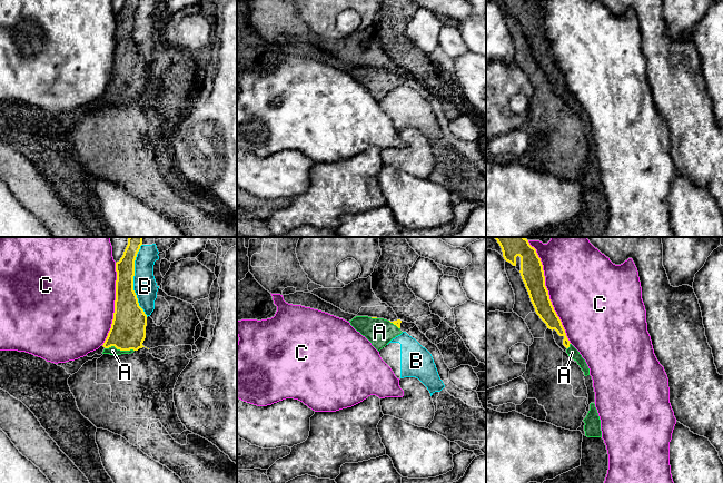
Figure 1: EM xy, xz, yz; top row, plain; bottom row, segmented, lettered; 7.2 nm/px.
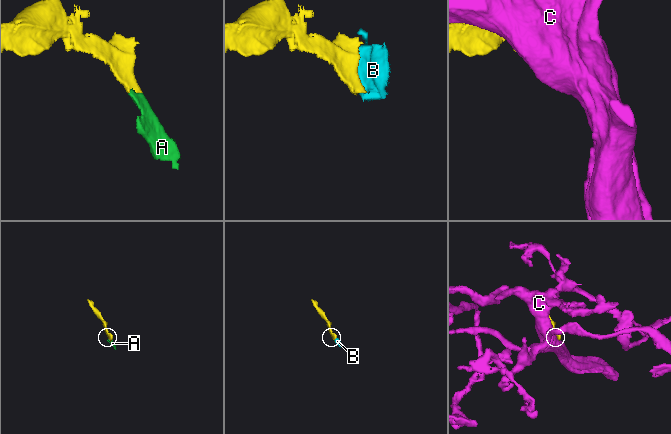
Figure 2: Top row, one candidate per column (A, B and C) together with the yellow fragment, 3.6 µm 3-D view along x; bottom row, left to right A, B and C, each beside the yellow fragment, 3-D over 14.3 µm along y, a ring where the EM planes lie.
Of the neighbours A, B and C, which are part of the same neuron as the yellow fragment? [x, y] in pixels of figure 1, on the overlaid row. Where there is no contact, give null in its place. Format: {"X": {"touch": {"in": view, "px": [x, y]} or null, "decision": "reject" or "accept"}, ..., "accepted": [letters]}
{"A": {"touch": {"in": "xy", "px": [119, 348]}, "decision": "accept"}, "B": {"touch": {"in": "xy", "px": [132, 281]}, "decision": "reject"}, "C": {"touch": {"in": "yz", "px": [547, 292]}, "decision": "reject"}, "accepted": ["A"]}

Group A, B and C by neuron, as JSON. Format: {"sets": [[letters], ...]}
{"sets": [["A"], ["B"], ["C"]]}

